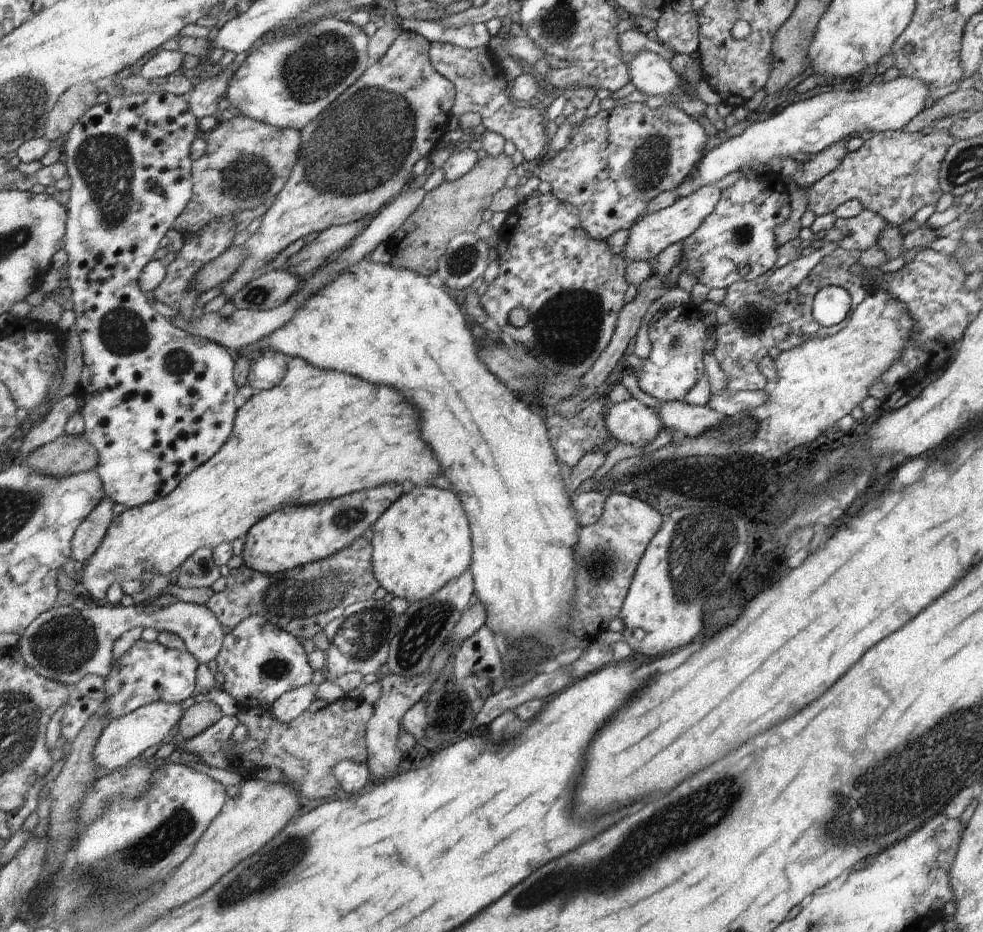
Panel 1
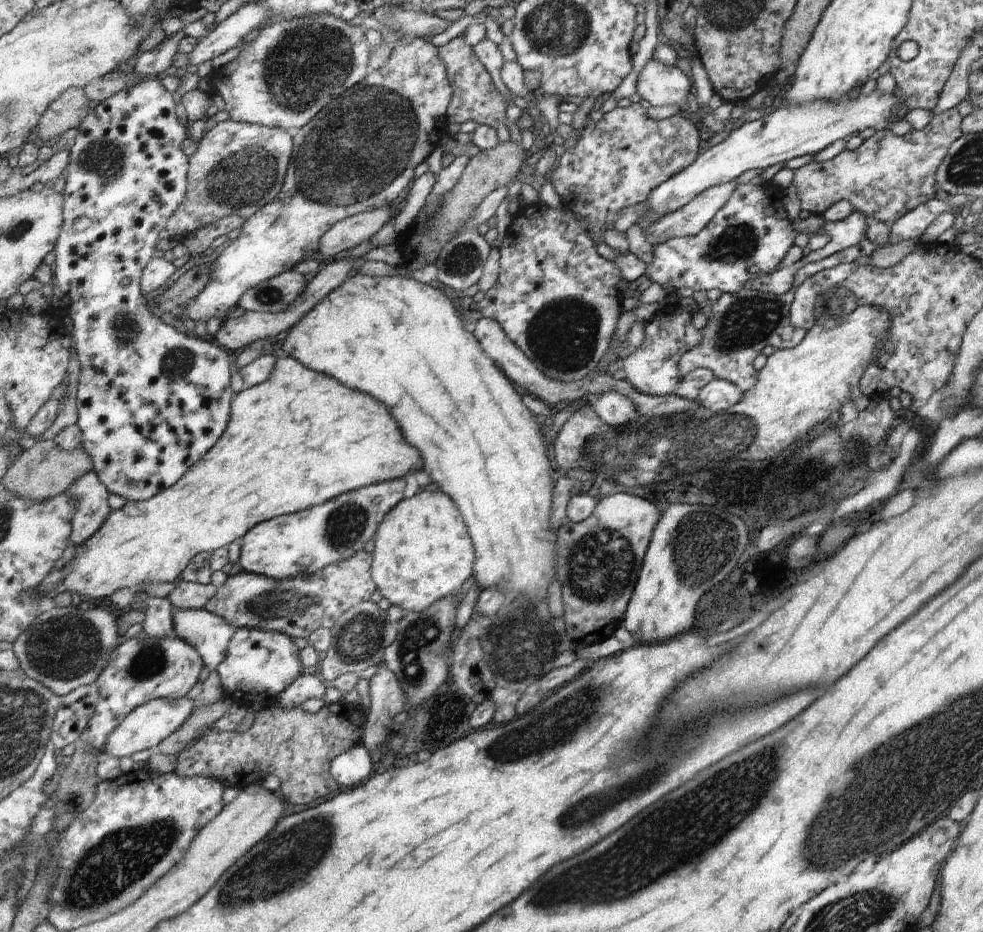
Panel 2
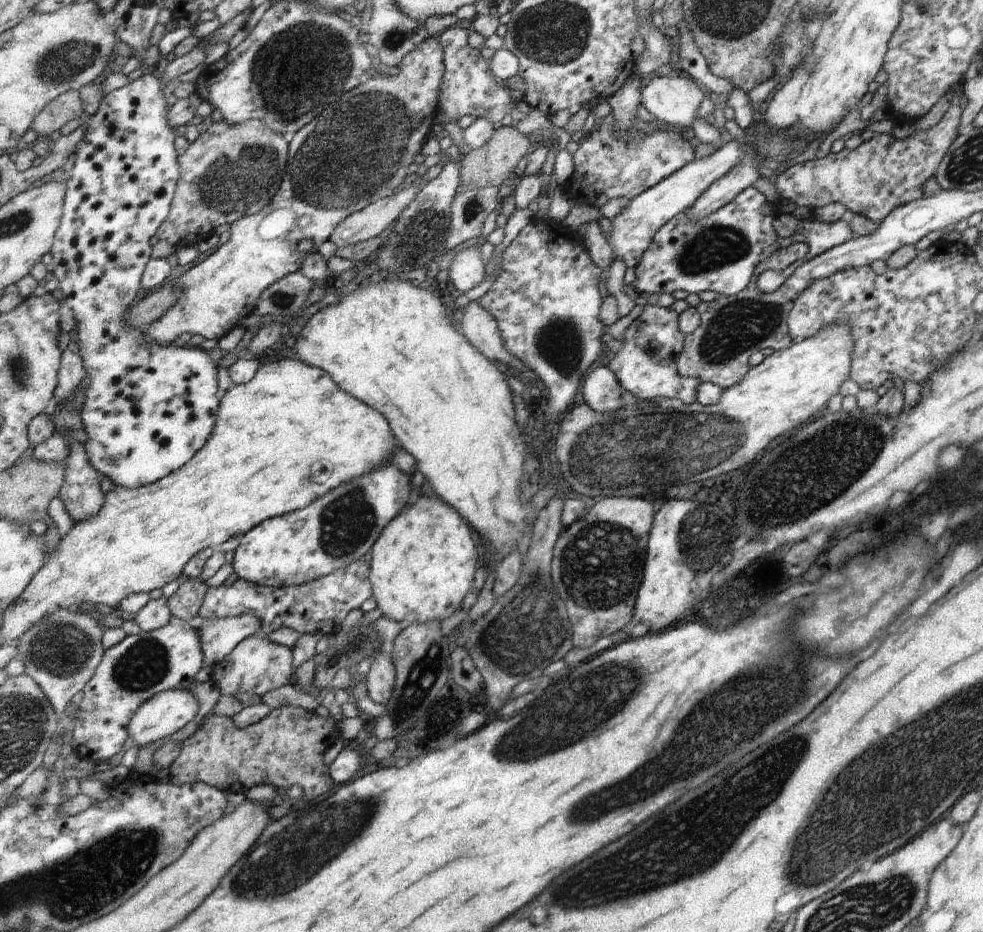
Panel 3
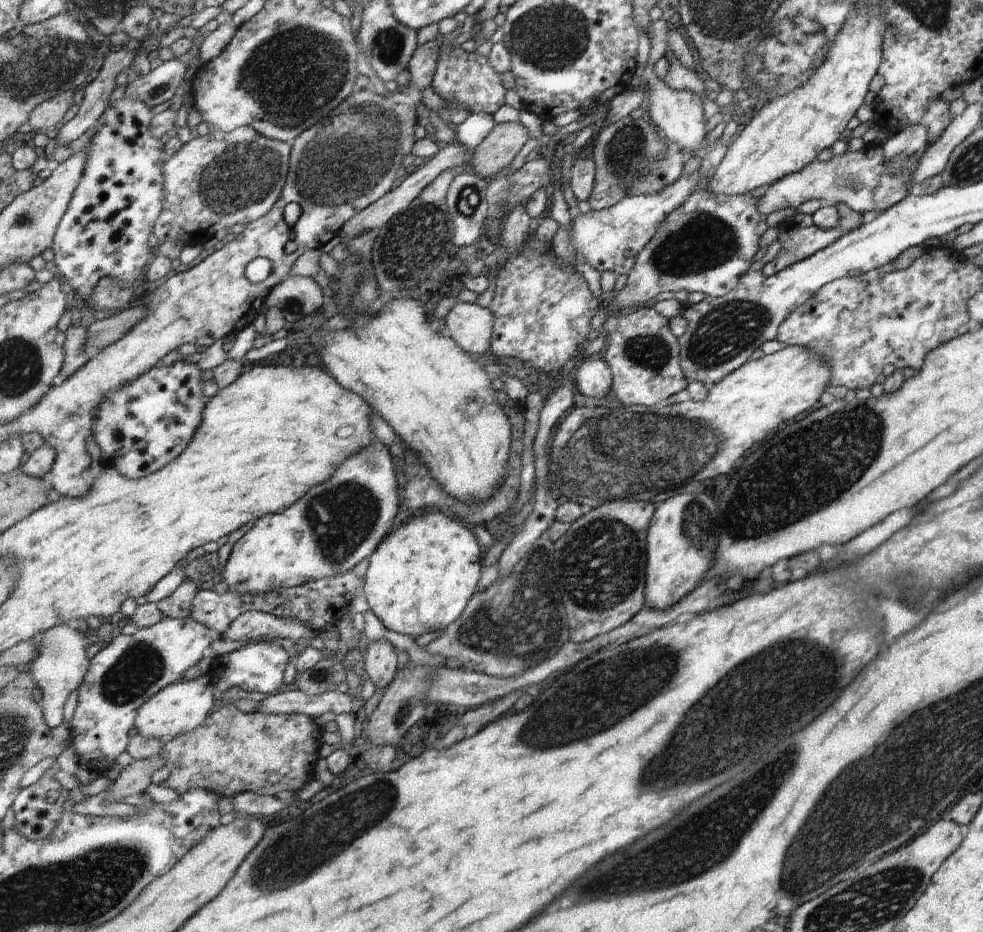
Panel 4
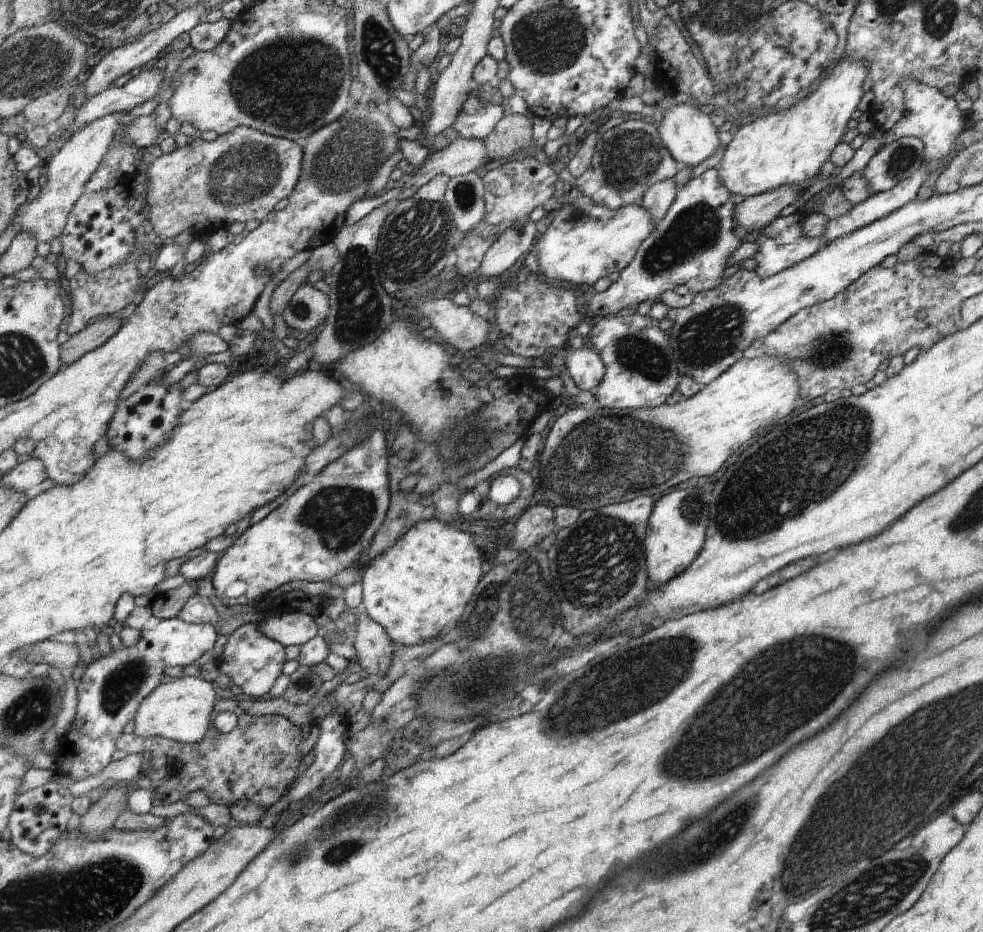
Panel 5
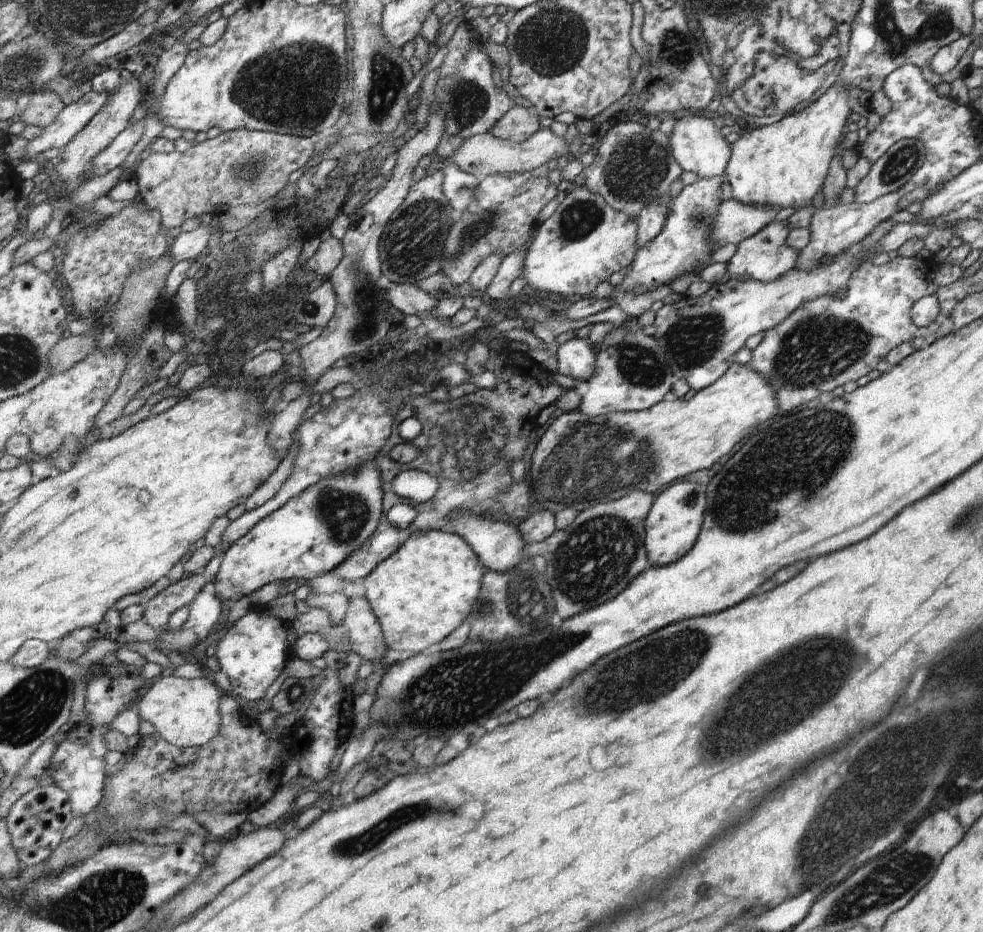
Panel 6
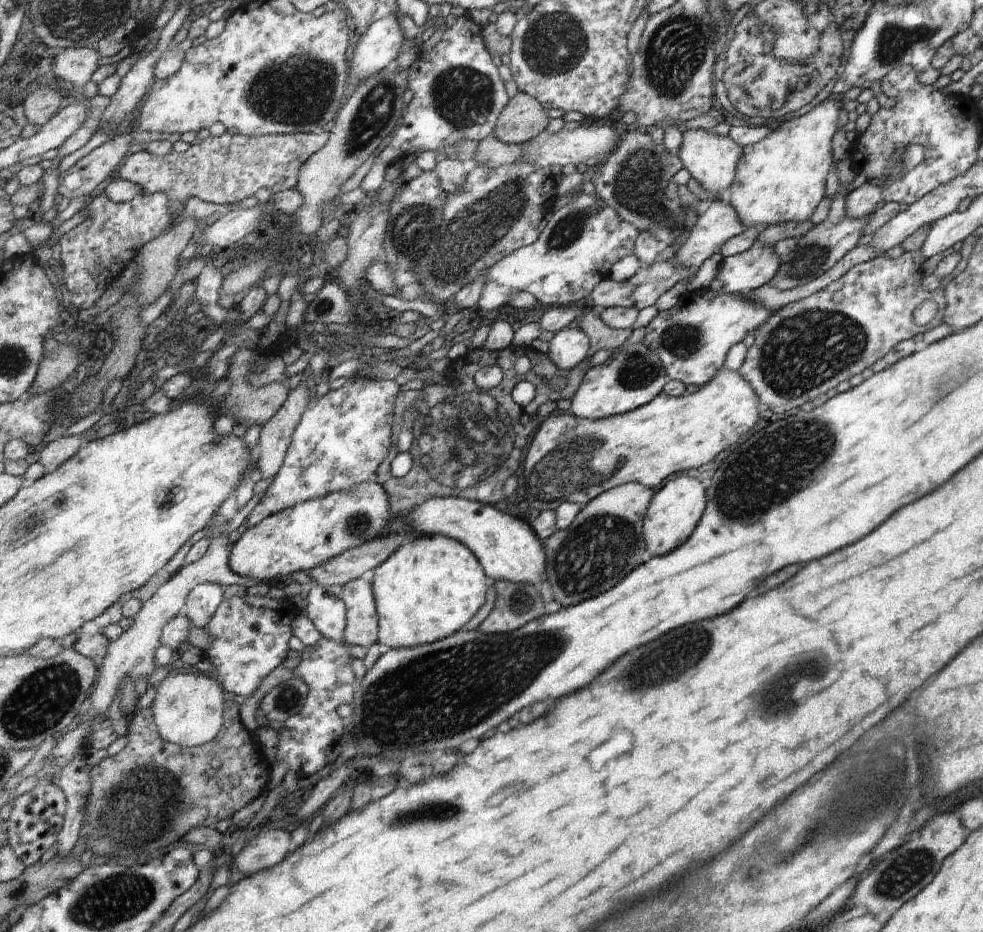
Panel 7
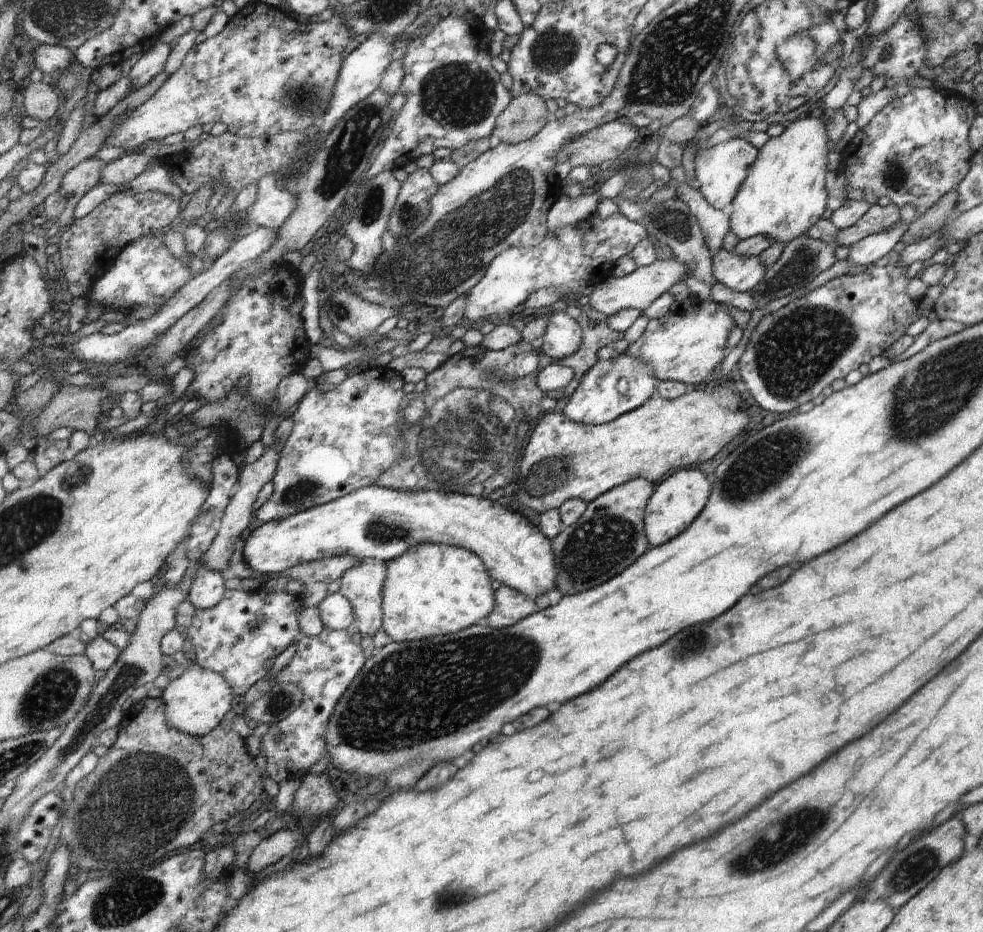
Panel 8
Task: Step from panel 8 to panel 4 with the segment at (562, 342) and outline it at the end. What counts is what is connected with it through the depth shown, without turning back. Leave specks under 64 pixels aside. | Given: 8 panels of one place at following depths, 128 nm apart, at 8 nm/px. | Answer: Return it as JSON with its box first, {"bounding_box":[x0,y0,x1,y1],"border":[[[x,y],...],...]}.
{"bounding_box":[574,360,613,398],"border":[[[584,360],[576,370],[574,380],[584,397],[605,398],[613,392],[613,375],[605,360]]]}

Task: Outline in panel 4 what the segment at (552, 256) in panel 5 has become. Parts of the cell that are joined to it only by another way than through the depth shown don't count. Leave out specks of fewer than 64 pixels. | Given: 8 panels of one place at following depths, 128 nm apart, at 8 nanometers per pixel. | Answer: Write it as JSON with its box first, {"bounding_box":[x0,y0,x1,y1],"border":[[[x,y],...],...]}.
{"bounding_box":[571,171,702,275],"border":[[[701,171],[681,175],[660,193],[625,197],[611,208],[591,210],[587,214],[573,211],[571,236],[579,262],[586,261],[600,274],[605,271],[628,275],[637,264],[640,252],[653,240],[660,224],[692,195],[702,181]]]}

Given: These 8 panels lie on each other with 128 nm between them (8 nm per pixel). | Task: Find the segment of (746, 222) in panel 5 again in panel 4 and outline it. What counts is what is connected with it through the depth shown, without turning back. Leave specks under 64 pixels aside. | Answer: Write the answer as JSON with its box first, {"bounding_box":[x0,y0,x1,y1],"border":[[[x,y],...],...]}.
{"bounding_box":[757,139,913,217],"border":[[[883,139],[881,144],[870,142],[865,144],[857,151],[844,151],[840,155],[833,155],[827,161],[818,161],[813,159],[808,162],[802,169],[795,171],[794,173],[786,174],[779,180],[770,184],[765,193],[758,198],[757,210],[760,211],[765,217],[770,212],[775,210],[781,210],[782,208],[795,208],[806,200],[833,200],[835,204],[843,203],[851,210],[864,215],[865,213],[881,213],[890,206],[893,206],[896,202],[899,202],[903,197],[910,194],[913,188],[910,188],[909,184],[912,182],[911,177],[913,169],[901,169],[896,173],[892,173],[890,168],[884,161],[882,155],[882,144],[886,141]]]}

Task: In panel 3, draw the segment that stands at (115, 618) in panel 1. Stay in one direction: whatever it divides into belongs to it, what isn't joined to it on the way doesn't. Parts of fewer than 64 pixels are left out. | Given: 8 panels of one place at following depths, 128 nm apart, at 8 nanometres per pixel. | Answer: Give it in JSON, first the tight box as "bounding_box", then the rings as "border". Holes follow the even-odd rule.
{"bounding_box":[17,608,261,716],"border":[[[59,608],[56,613],[42,618],[27,633],[22,634],[17,639],[17,648],[20,659],[24,662],[25,672],[37,682],[45,694],[48,694],[58,716],[67,710],[67,705],[73,700],[73,696],[79,694],[89,684],[105,658],[106,648],[103,648],[103,642],[101,642],[104,630],[105,628],[99,625],[95,615],[84,613],[81,609],[72,611],[71,609]],[[255,615],[203,620],[197,630],[203,643],[205,664],[211,668],[219,666],[240,642],[260,632],[261,626]]]}

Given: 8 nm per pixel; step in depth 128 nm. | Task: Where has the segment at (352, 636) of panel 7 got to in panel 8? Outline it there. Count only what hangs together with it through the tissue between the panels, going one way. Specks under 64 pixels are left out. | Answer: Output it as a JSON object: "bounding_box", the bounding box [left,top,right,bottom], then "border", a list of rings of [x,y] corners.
{"bounding_box":[339,560,389,637],"border":[[[365,560],[358,567],[348,570],[340,580],[339,592],[345,595],[353,605],[356,614],[356,622],[353,632],[359,637],[375,636],[381,626],[383,627],[383,585],[386,579],[386,568],[389,563],[377,560]]]}

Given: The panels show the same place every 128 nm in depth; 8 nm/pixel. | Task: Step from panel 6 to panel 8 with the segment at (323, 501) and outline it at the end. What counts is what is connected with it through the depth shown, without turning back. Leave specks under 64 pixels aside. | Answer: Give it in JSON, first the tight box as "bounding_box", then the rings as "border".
{"bounding_box":[243,484,559,598],"border":[[[377,484],[371,485],[327,504],[301,511],[289,518],[263,523],[246,539],[243,556],[255,572],[279,576],[284,570],[303,563],[349,553],[361,560],[389,563],[407,553],[413,545],[429,543],[472,550],[484,560],[493,579],[520,590],[531,598],[537,598],[539,594],[545,594],[553,588],[558,590],[556,580],[559,578],[559,572],[552,540],[544,535],[539,526],[532,524],[519,512],[513,512],[488,497],[446,491],[401,491],[380,487]]]}

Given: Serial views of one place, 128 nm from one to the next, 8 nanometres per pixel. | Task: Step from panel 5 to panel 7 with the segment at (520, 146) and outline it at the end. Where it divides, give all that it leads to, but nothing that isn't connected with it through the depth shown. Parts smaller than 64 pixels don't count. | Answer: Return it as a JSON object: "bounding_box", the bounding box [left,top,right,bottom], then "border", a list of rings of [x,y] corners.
{"bounding_box":[494,92,549,145],"border":[[[519,92],[505,107],[497,121],[494,136],[510,145],[536,139],[549,126],[544,106],[533,95]]]}

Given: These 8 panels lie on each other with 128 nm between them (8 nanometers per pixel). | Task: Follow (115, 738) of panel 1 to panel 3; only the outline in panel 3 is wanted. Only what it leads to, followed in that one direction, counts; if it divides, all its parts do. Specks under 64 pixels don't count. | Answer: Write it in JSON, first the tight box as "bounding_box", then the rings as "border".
{"bounding_box":[128,689,200,747],"border":[[[191,689],[190,693],[182,690],[161,691],[137,709],[132,721],[128,724],[128,736],[139,747],[155,744],[157,740],[166,739],[167,736],[173,736],[175,732],[179,732],[199,712],[200,702],[191,692]]]}

